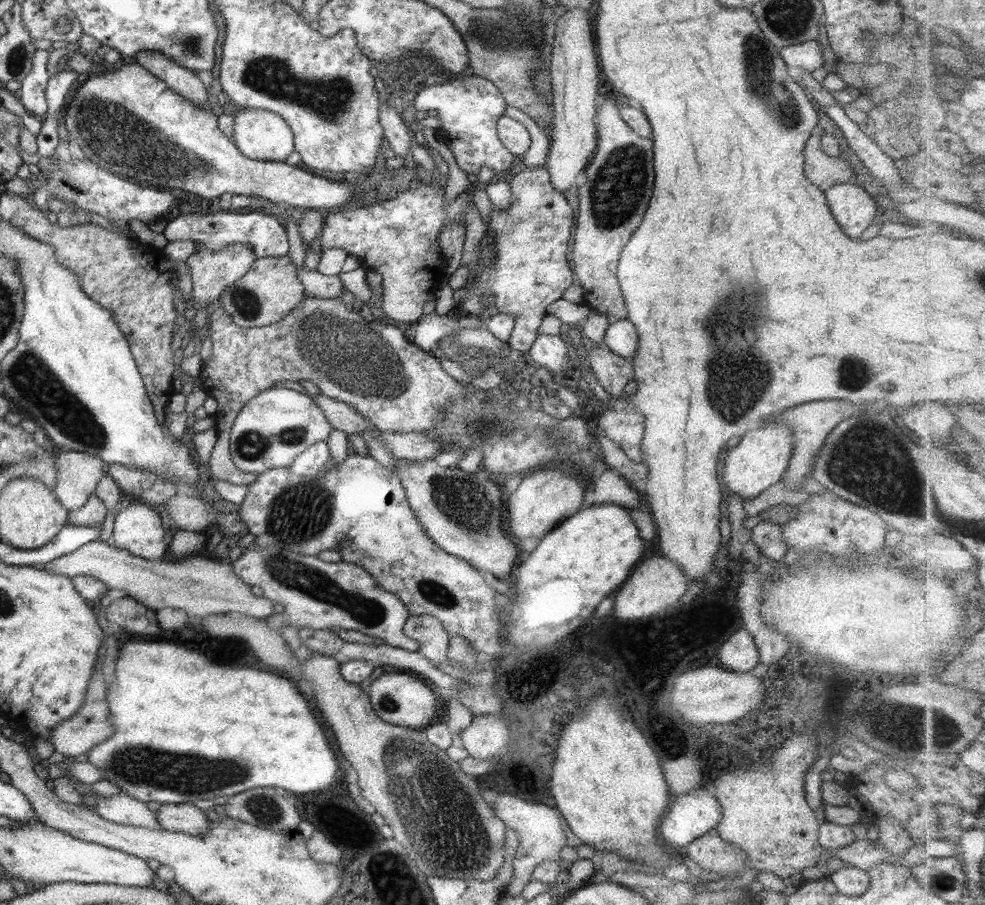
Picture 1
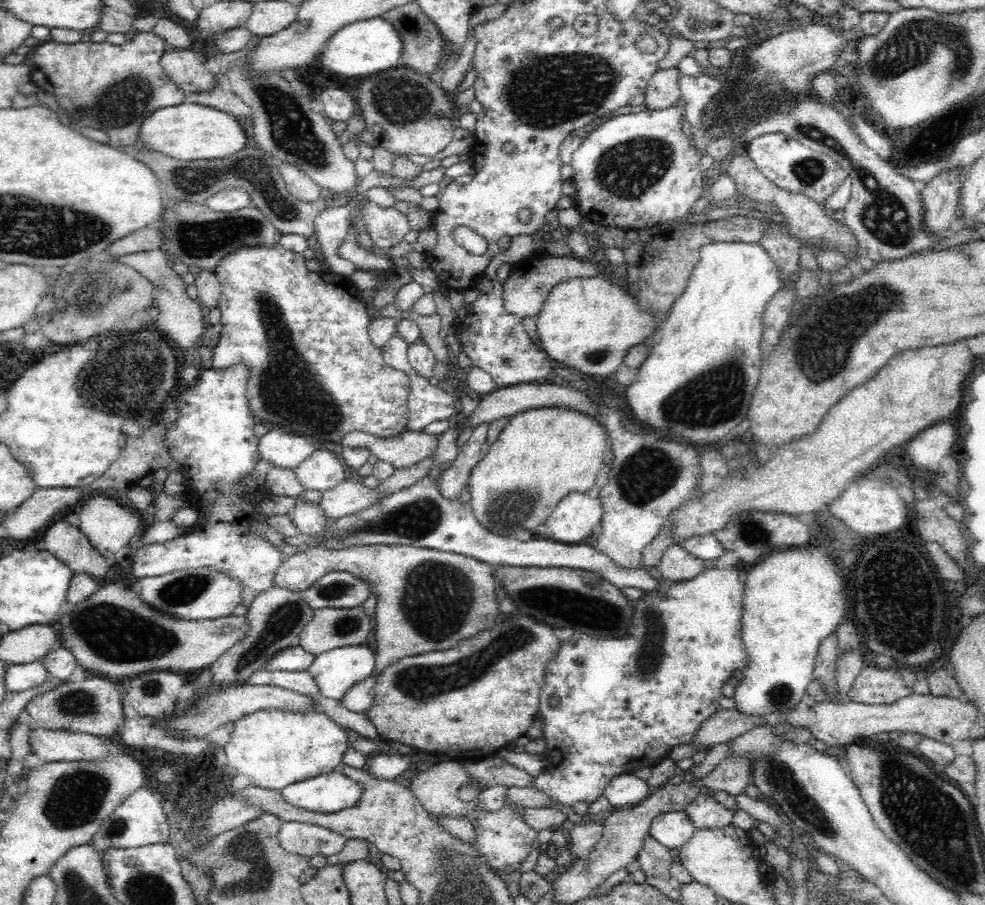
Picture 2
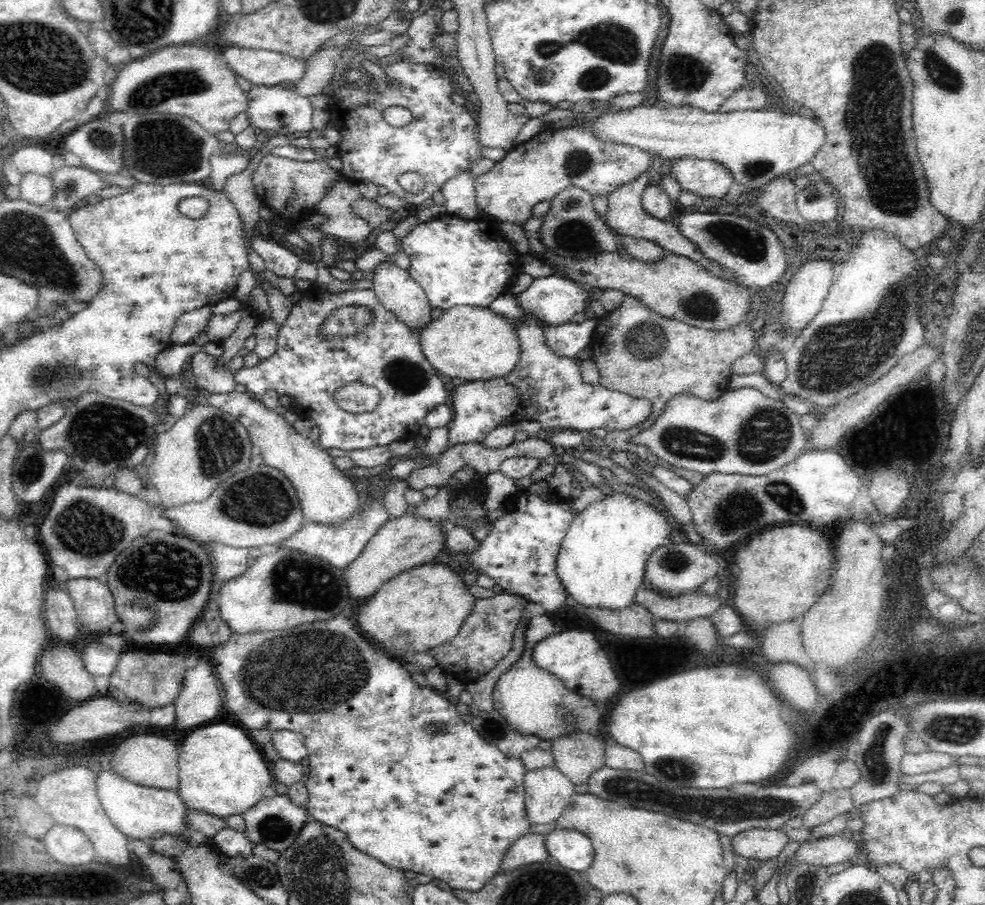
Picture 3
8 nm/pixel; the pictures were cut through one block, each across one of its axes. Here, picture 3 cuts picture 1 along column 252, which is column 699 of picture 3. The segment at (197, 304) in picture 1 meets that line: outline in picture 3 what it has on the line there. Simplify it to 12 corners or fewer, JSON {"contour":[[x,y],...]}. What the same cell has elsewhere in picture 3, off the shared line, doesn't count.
{"contour":[[647,171],[607,195],[604,222],[616,234],[650,240],[668,253],[739,282],[708,261],[669,220],[642,207]]}

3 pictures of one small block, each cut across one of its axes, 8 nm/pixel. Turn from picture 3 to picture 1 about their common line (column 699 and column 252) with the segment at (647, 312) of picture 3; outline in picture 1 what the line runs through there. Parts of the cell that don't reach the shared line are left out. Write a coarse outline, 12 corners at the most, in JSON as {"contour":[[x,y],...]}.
{"contour":[[303,297],[267,326],[209,311],[213,479],[251,484],[232,422],[309,380],[375,430],[430,432],[466,393],[399,329]]}

